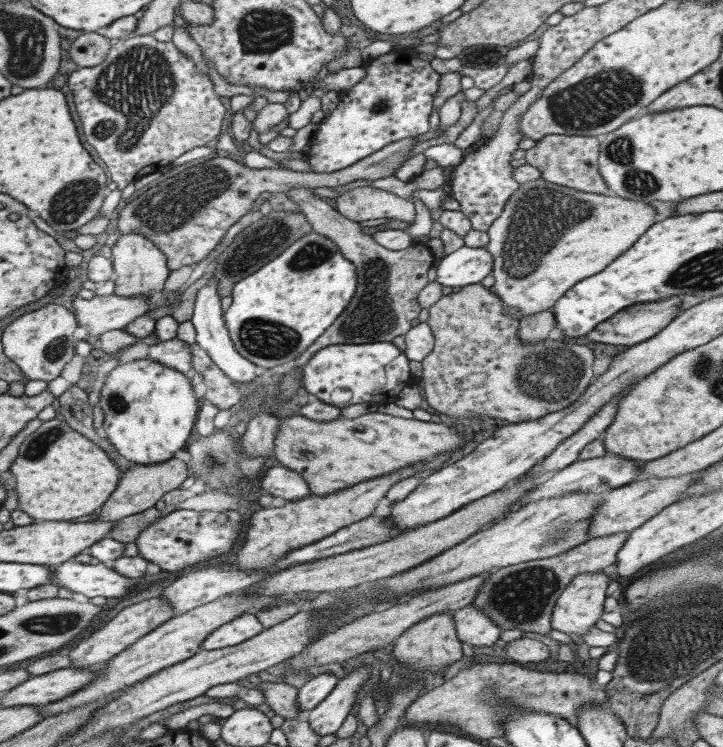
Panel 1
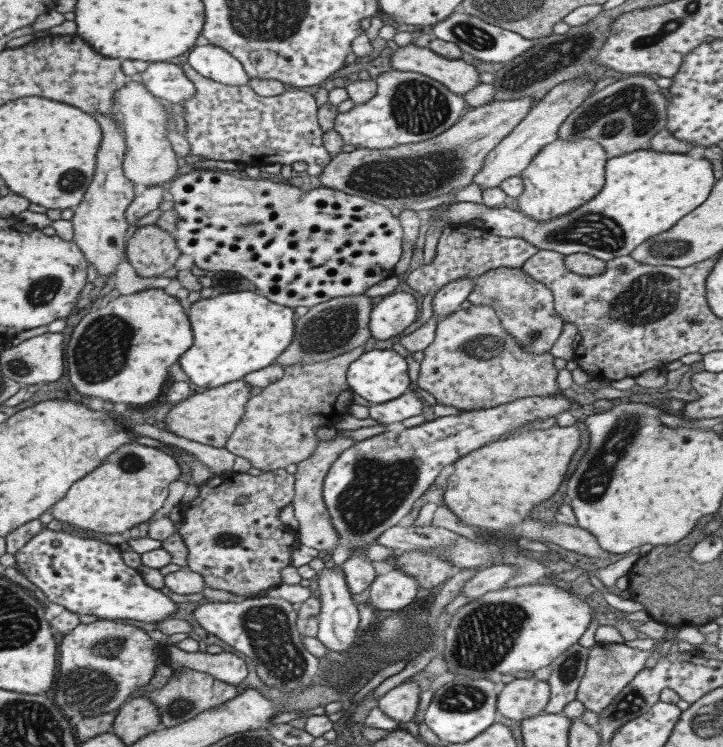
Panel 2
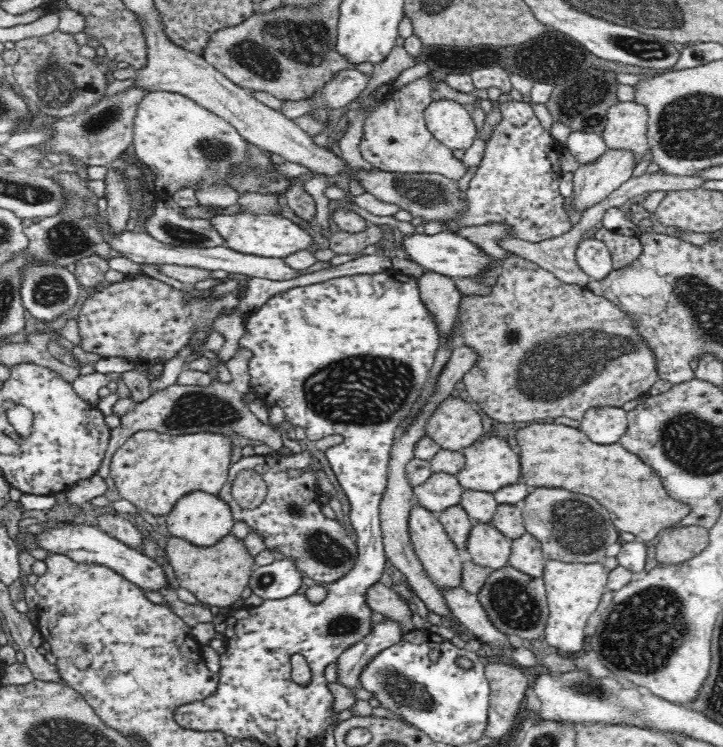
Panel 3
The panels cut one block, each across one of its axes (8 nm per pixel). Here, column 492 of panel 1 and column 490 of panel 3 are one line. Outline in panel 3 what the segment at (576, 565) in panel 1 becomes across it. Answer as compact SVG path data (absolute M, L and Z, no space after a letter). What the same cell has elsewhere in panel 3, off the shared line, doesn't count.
M508 564L503 568L492 570L484 586L476 592L476 597L482 603L482 608L494 627L507 637L511 636L517 641L530 640L534 643L545 633L549 606L543 577L530 576Z

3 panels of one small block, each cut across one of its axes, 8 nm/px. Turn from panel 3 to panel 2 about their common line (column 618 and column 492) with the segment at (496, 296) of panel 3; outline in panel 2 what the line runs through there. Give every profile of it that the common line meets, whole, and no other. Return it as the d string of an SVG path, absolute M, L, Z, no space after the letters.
M470 305L468 308L453 311L443 320L438 320L433 341L422 352L423 360L419 364L419 376L415 381L417 386L429 392L437 404L453 406L457 410L493 408L519 398L547 396L557 392L558 371L553 366L553 355L549 351L539 355L527 353L511 335L503 331L495 311L489 306Z

